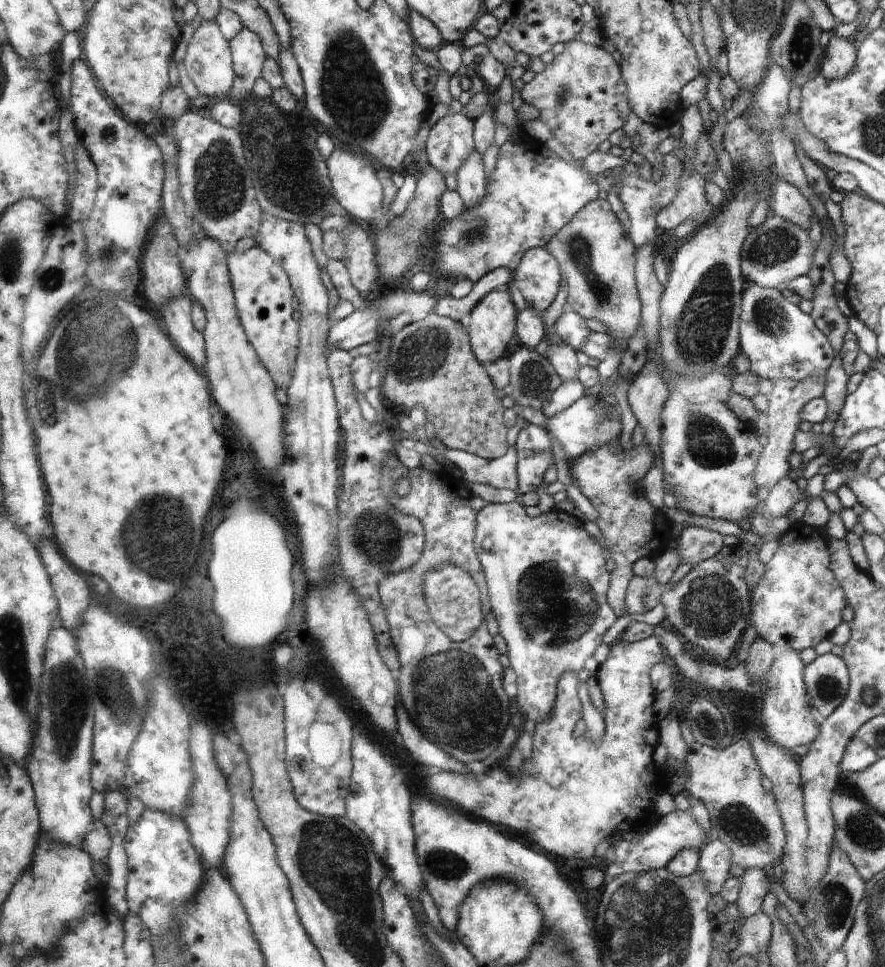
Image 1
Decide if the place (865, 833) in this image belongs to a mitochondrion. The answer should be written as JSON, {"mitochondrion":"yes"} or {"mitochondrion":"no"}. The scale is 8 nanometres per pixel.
{"mitochondrion":"yes"}

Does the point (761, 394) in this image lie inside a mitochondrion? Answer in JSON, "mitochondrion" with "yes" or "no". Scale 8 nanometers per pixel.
{"mitochondrion":"no"}

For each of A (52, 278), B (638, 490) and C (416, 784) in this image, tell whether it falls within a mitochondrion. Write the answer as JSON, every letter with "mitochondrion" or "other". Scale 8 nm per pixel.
{"A":"mitochondrion","B":"other","C":"other"}

